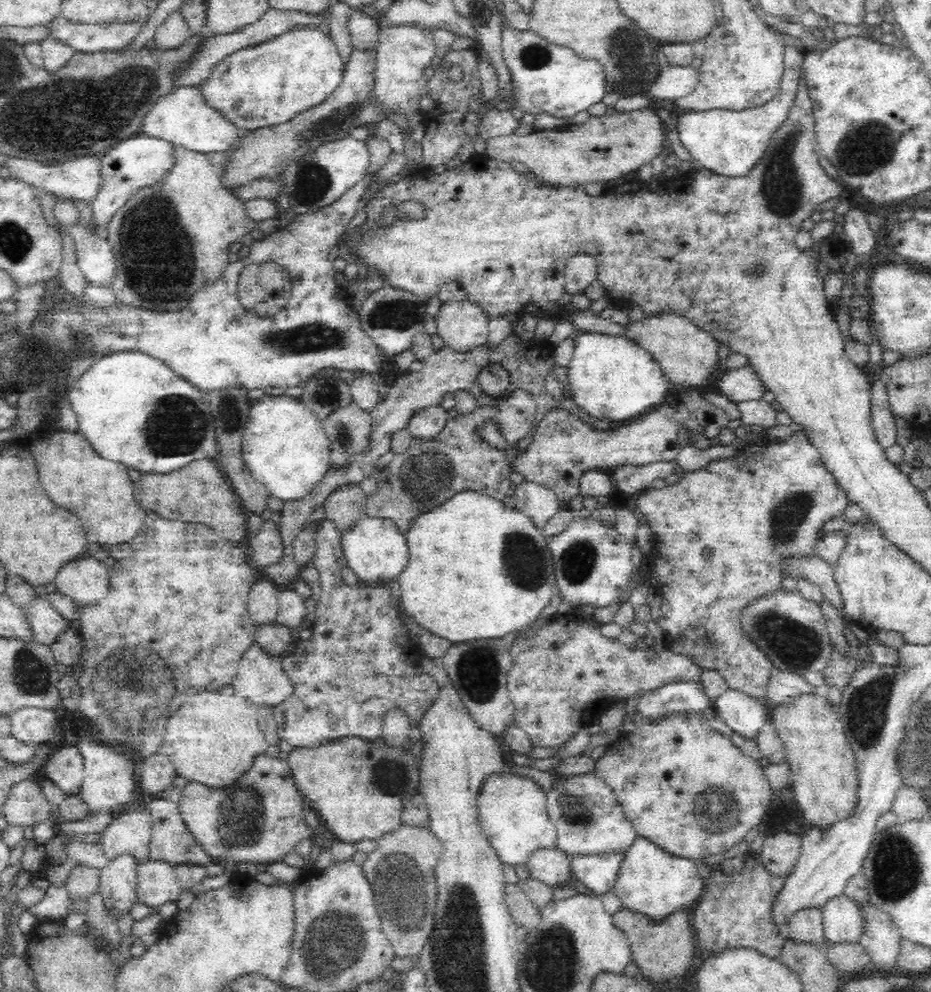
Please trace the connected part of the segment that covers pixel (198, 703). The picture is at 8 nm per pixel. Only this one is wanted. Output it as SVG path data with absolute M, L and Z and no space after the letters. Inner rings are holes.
M199 690L191 698L168 716L164 740L157 752L170 756L178 774L188 781L226 788L244 776L254 760L266 755L268 750L269 742L254 722L257 709L249 704L248 699L234 694L222 696L221 692L212 694Z

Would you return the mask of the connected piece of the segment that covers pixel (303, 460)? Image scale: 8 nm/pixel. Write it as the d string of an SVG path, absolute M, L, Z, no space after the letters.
M286 395L253 401L248 409L240 450L246 468L270 496L283 501L306 496L328 471L328 437L320 418Z

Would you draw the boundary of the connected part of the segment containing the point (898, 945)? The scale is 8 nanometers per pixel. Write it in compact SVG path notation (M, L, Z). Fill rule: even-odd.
M872 904L862 907L871 916L871 923L868 923L867 935L864 935L861 945L873 962L875 973L890 976L899 967L904 940L901 930L884 911L876 909Z

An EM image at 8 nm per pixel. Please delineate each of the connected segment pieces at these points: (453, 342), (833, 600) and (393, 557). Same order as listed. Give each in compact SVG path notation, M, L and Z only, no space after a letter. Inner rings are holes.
M447 301L435 318L436 332L448 350L465 353L482 348L488 321L474 301Z
M814 555L810 559L802 559L800 562L796 562L795 572L798 572L798 576L820 586L825 603L836 610L846 628L854 624L854 619L846 611L835 570L830 563L822 560L818 555Z
M364 517L343 540L343 550L348 566L365 583L385 582L392 585L410 564L410 549L406 535L390 519Z

